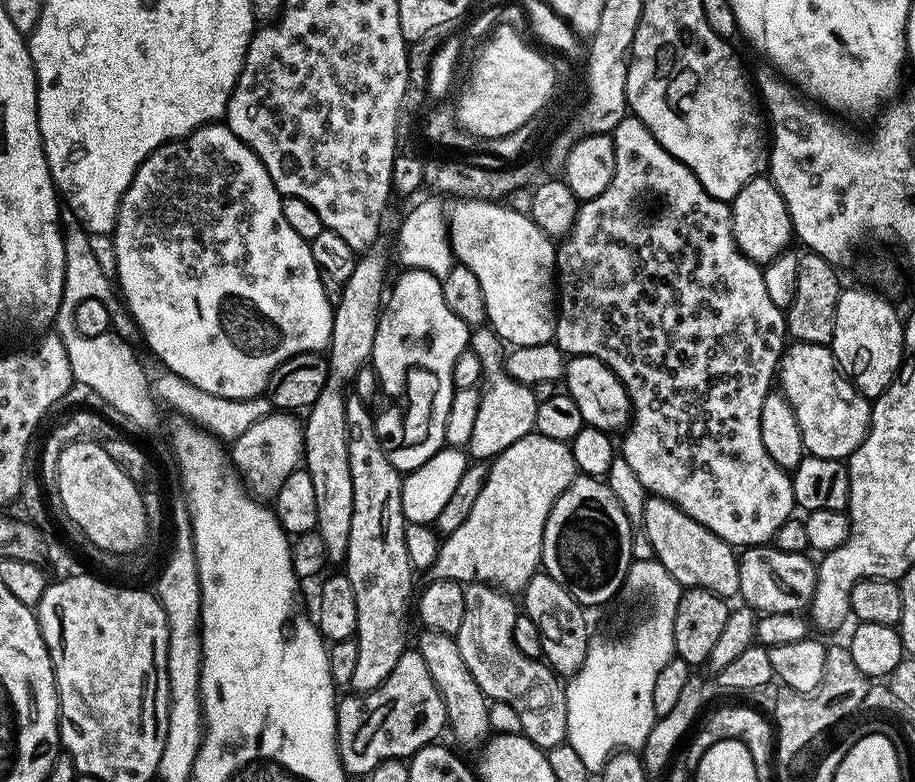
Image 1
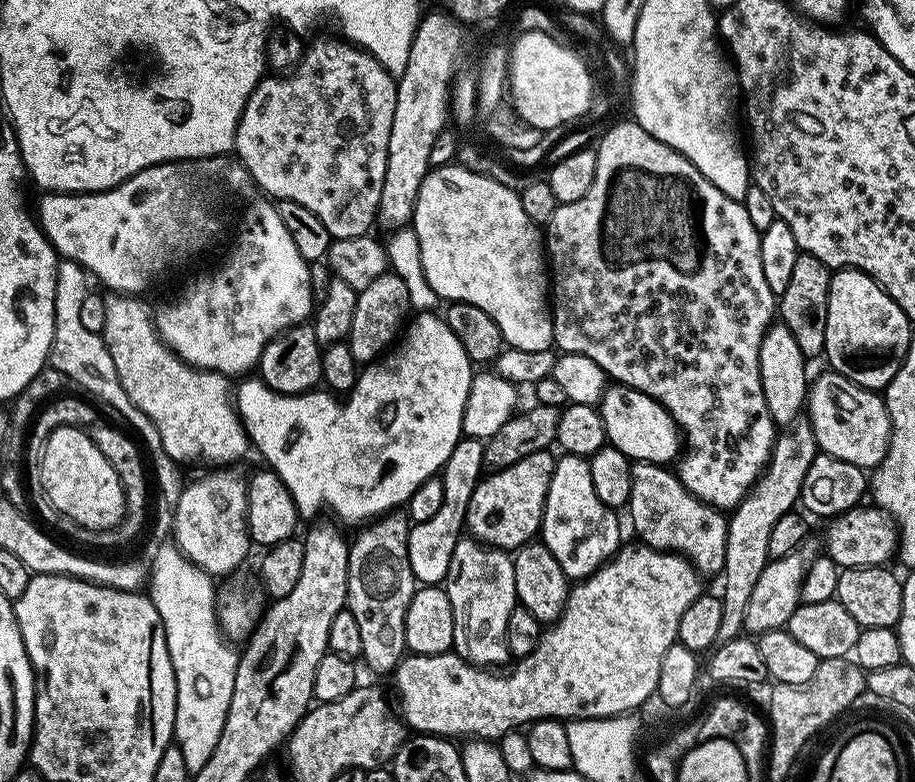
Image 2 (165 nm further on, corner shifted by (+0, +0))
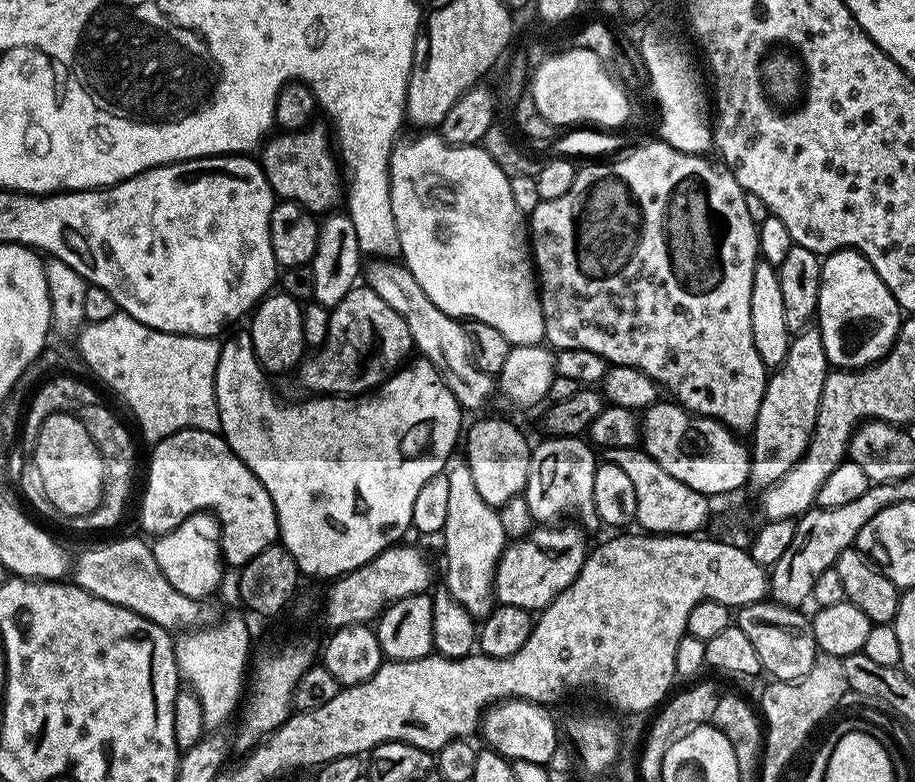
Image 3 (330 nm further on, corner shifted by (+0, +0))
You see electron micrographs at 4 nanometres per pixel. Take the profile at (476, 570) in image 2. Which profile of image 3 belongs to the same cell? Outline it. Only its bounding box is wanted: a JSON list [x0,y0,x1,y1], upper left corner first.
[442,463,506,618]

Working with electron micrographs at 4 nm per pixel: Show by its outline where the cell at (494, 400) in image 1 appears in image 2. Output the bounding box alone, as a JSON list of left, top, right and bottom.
[407,437,483,586]

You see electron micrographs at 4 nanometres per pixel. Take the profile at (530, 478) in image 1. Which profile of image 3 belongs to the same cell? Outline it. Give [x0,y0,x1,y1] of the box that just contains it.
[466,416,533,510]

